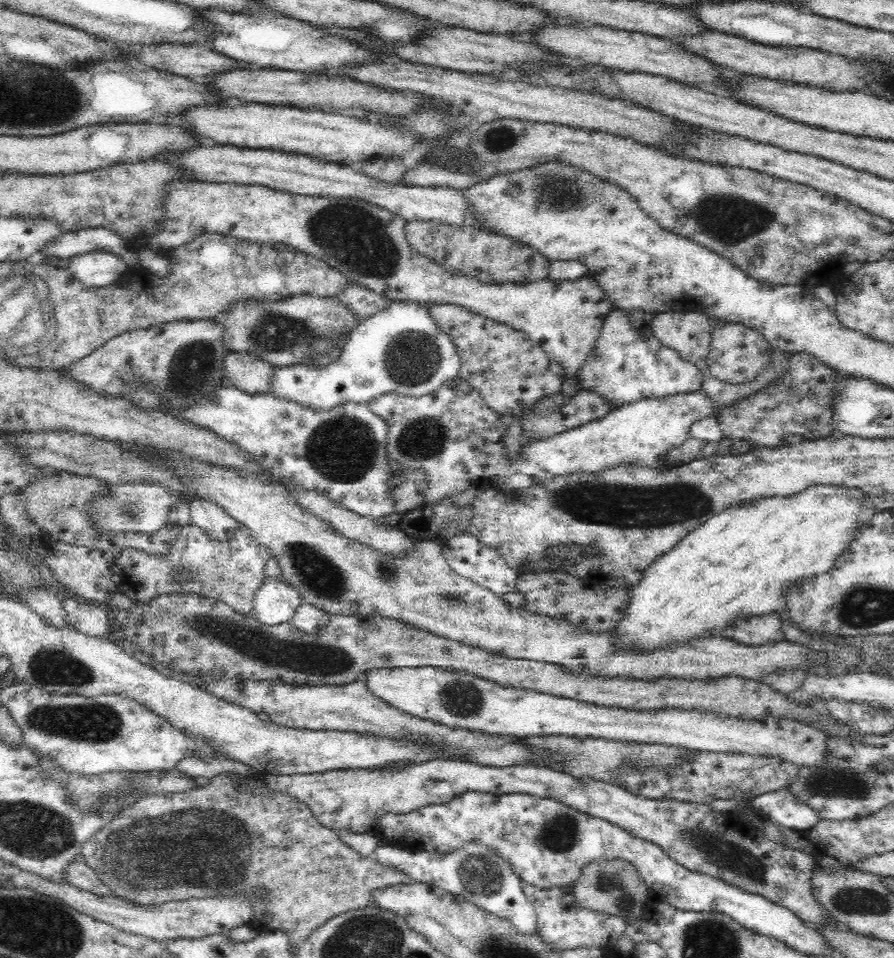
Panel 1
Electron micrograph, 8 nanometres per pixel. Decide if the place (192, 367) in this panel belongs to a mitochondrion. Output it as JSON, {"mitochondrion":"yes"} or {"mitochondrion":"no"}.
{"mitochondrion":"yes"}

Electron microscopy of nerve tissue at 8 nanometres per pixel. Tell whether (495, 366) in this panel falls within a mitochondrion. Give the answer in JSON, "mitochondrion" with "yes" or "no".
{"mitochondrion":"no"}

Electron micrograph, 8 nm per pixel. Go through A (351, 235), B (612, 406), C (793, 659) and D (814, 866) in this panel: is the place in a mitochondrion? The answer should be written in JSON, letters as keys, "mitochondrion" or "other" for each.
{"A":"mitochondrion","B":"other","C":"other","D":"other"}

